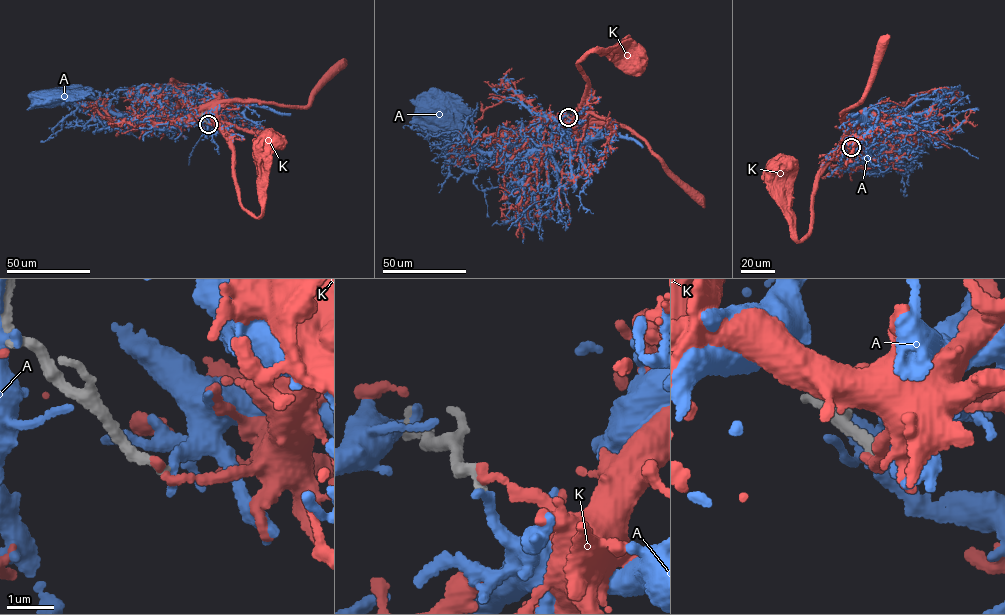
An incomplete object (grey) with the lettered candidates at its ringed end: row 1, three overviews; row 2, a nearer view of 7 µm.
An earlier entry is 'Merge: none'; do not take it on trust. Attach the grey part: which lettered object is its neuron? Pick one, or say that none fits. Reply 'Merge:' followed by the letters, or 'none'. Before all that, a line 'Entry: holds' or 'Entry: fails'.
Entry: holds
Merge: none

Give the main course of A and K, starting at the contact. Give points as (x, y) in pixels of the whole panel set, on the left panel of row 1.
A: (208, 123), (205, 111), (199, 108), (119, 112), (75, 87), (59, 92), (43, 103)
K: (207, 123), (213, 120), (232, 151), (238, 201), (257, 217), (261, 210), (261, 148), (267, 138)

